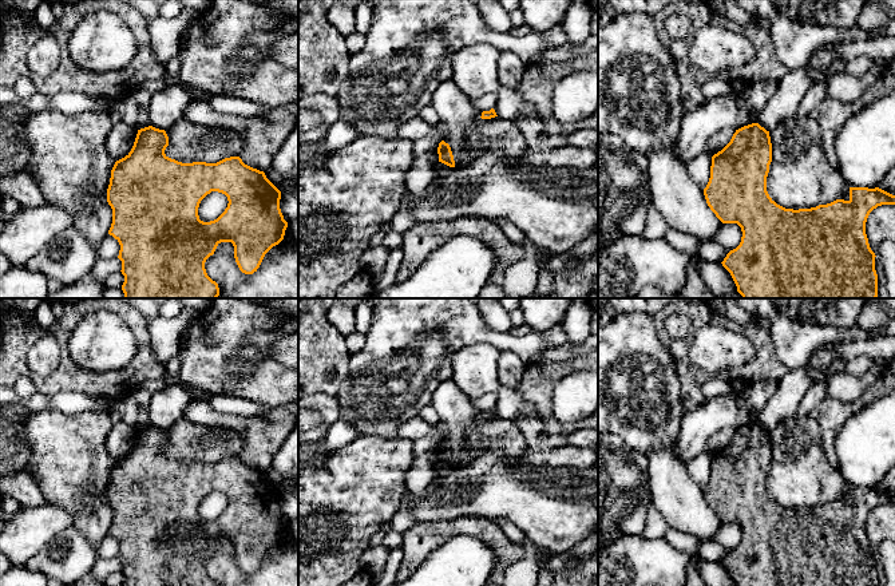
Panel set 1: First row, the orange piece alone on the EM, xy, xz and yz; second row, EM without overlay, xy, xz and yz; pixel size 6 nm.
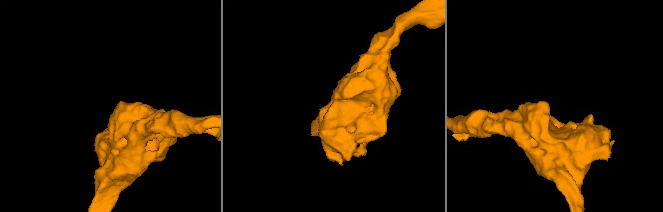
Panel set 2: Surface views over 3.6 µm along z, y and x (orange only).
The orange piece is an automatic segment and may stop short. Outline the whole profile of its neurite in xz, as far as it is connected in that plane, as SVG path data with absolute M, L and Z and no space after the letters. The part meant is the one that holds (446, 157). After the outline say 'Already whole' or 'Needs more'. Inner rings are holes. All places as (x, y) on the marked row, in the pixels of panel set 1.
M441 140L437 147L437 154L439 154L439 162L450 167L455 167L454 155L448 143Z. Already whole

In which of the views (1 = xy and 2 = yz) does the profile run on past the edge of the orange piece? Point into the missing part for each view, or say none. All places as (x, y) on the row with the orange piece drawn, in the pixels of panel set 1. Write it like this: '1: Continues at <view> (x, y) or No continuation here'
1: No continuation here
2: No continuation here

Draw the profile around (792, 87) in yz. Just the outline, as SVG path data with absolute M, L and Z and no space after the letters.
M809 64L789 71L779 83L776 92L769 98L759 114L759 124L771 131L779 122L796 114L796 110L808 88L813 84L817 72Z

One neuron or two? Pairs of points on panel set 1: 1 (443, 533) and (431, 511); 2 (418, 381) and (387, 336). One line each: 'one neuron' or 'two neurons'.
1: two neurons
2: one neuron

